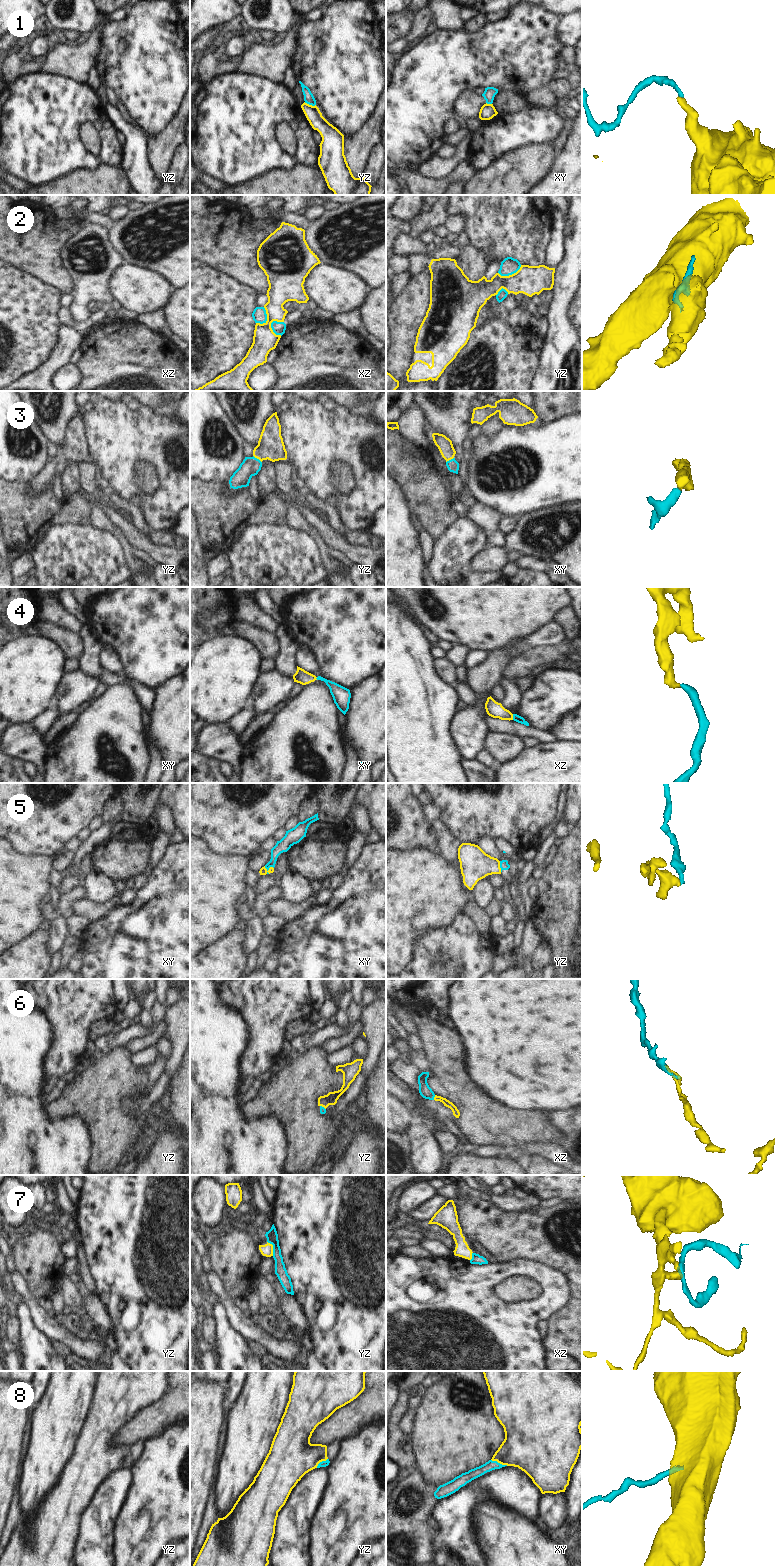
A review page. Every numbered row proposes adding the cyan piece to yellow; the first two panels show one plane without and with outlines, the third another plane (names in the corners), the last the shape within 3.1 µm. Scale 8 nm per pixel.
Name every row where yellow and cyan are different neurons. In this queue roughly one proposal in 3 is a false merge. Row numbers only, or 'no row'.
1, 2, 5, 7.

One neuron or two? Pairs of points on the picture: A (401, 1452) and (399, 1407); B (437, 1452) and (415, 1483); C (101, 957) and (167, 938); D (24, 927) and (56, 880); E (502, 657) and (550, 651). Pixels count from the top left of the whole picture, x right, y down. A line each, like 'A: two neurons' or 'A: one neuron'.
A: one neuron
B: two neurons
C: one neuron
D: two neurons
E: two neurons

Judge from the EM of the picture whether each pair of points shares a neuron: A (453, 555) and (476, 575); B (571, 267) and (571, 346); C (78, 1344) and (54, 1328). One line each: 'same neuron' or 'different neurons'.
A: different neurons
B: same neuron
C: same neuron

